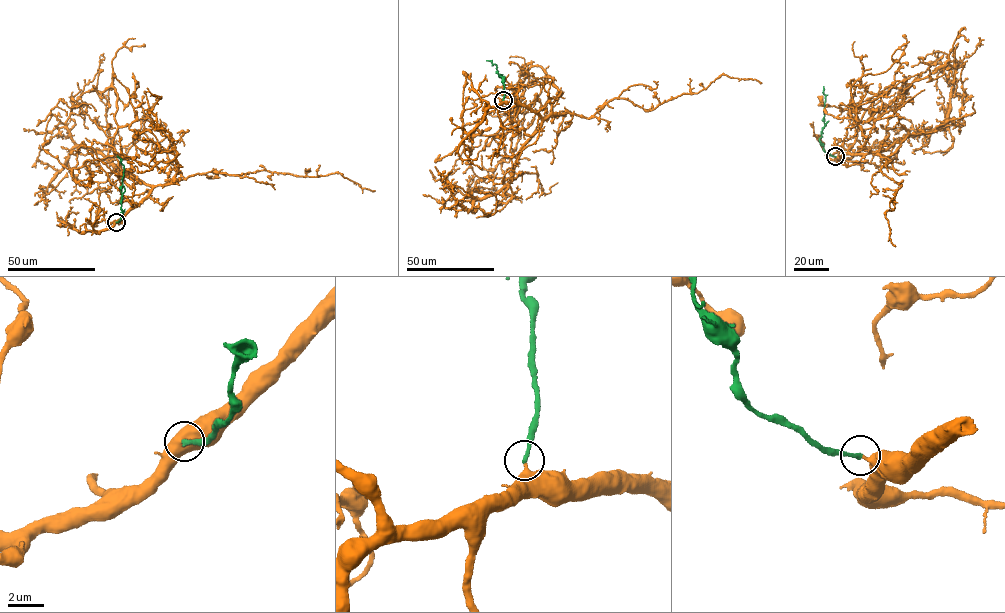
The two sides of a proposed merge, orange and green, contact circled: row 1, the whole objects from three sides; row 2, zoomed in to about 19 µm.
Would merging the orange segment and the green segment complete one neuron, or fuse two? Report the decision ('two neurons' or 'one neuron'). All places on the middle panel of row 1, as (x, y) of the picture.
one neuron

